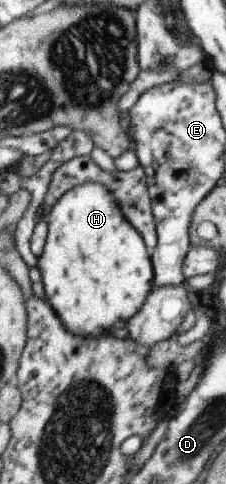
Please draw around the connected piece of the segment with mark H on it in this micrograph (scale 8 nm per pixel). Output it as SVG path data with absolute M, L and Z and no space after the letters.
M85 182L63 194L45 219L48 233L37 268L41 272L46 299L55 314L59 315L63 326L69 332L87 338L105 334L131 320L143 308L151 292L154 283L153 263L141 234L123 218L114 193L109 192L103 184Z

